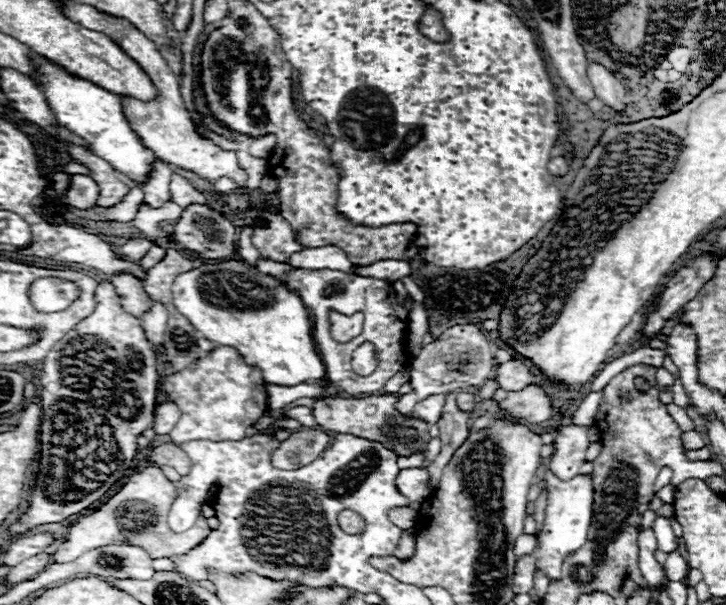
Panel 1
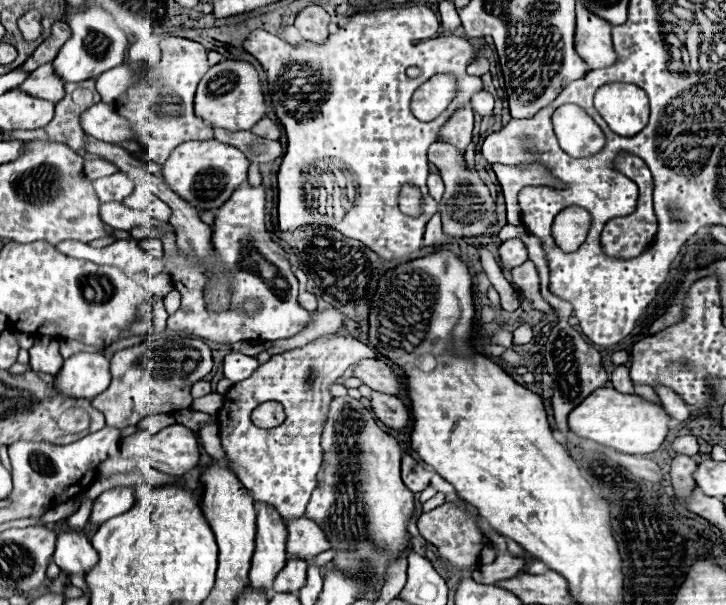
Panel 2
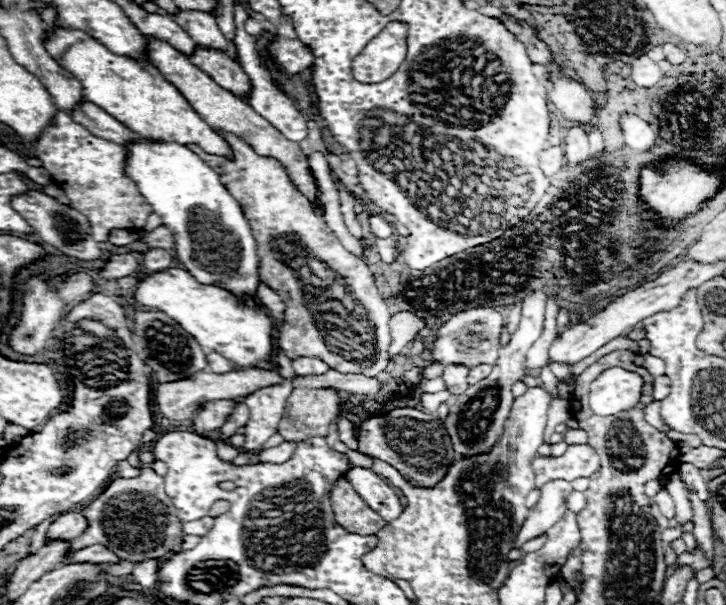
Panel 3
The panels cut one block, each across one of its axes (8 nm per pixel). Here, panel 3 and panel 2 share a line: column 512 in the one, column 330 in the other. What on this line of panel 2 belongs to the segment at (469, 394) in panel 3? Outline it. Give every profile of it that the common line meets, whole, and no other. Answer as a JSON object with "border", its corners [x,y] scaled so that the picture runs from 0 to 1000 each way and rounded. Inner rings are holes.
{"border":[[[468,542],[435,559],[419,575],[375,588],[342,628],[322,635],[309,651],[309,671],[300,678],[306,737],[317,774],[328,783],[336,807],[342,807],[344,817],[350,813],[353,830],[355,817],[361,817],[358,826],[377,836],[391,856],[419,850],[427,817],[435,807],[435,783],[446,754],[441,740],[441,717],[452,684],[452,668],[457,664],[452,638],[466,631],[485,598],[518,585],[521,582],[515,575],[488,562],[479,545]],[[369,661],[391,671],[394,694],[380,707],[361,711],[344,698],[344,681]]]}

